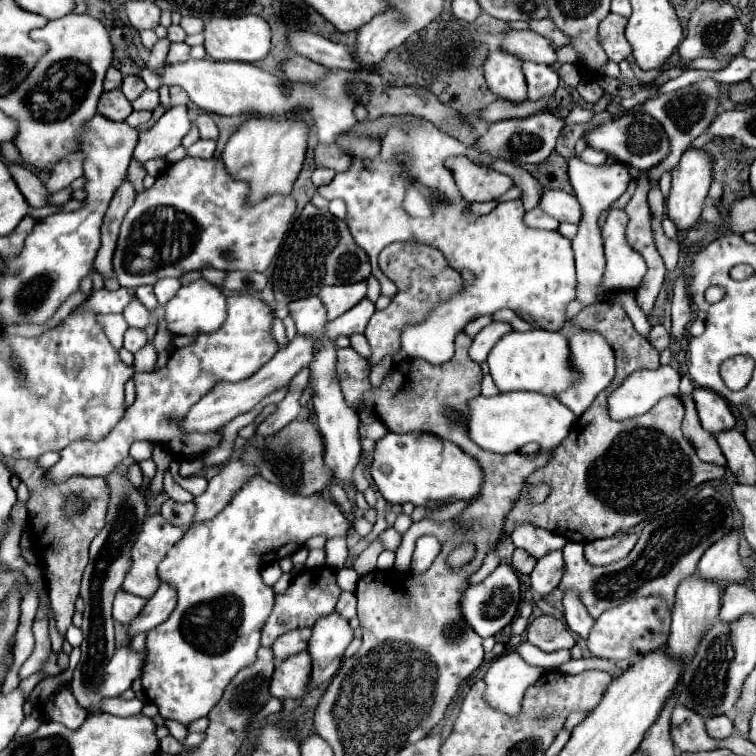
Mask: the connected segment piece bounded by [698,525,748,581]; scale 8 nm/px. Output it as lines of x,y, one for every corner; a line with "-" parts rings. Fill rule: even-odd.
738,525
704,551
698,563
698,573
706,579
722,579
722,581
746,579
748,571
738,555

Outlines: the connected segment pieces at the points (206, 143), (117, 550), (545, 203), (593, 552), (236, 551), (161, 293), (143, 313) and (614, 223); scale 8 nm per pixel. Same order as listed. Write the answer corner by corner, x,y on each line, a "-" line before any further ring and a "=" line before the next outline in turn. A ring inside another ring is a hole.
200,139
187,149
187,155
194,158
209,159
214,156
215,149
215,141
=
128,457
114,473
108,475
108,483
112,489
112,501
108,507
108,523
106,527
98,533
98,537
90,545
90,561
84,571
82,579
82,589
80,595
86,603
84,607
84,643
82,643
82,659
74,669
72,675
72,695
78,701
82,709
86,709
88,715
100,713
100,705
104,697
100,695
100,677
104,673
104,665
110,661
116,645
114,645
114,619
112,619
112,601
114,595
120,591
120,585
124,581
124,575
128,571
128,555
130,547
134,545
134,535
142,527
142,519
146,515
146,503
144,497
128,483
126,469
132,465
132,459
=
546,189
544,197
540,199
540,207
556,217
560,223
580,223
580,203
576,201
574,195
568,195
564,191
554,191
=
618,533
610,539
598,539
584,545
584,555
590,565
608,565
614,561
624,559
636,545
638,535
636,533
=
260,475
252,477
234,499
210,521
192,523
184,537
172,545
158,567
160,581
172,583
178,591
178,605
172,615
148,633
148,659
142,675
142,687
148,699
160,709
164,719
172,719
188,727
192,721
210,713
220,701
232,677
256,659
260,647
260,629
274,605
274,591
264,585
260,569
298,551
308,537
346,535
348,519
340,509
322,499
318,493
300,497
282,491
278,485
264,481
=
160,279
160,281
154,285
154,293
156,293
156,297
158,297
160,307
164,307
166,301
176,295
178,289
180,289
180,281
178,281
178,279
=
134,299
132,303
128,303
122,315
124,315
124,319
128,321
130,327
138,327
138,329
146,327
148,319
150,319
150,311
138,299
=
612,209
602,227
604,253
606,253
606,273
604,289
606,291
630,291
636,289
646,273
646,263
636,249
632,249
622,237
622,231
628,225
628,215
622,209

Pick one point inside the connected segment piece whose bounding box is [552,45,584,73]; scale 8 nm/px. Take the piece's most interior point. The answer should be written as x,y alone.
565,55

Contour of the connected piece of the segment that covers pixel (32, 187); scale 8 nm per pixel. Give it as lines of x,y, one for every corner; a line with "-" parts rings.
8,165
8,167
10,167
10,173
12,173
18,189
22,191
22,195
26,197
30,207
46,207
46,205
50,205
48,203
50,191
46,189
46,185
40,181
40,177
34,171
26,169
24,165

